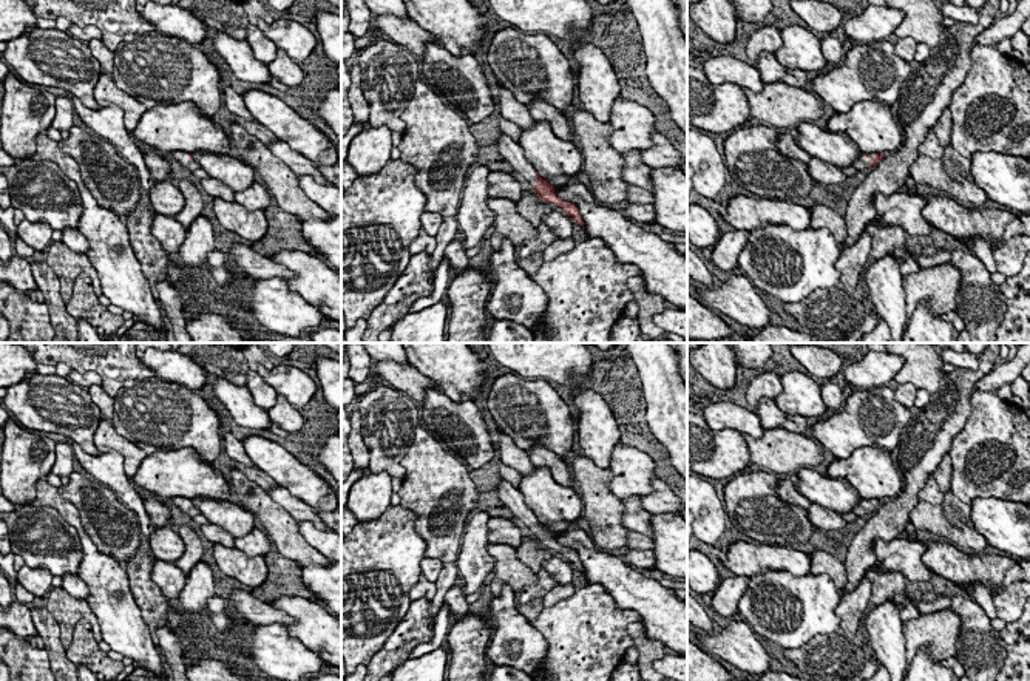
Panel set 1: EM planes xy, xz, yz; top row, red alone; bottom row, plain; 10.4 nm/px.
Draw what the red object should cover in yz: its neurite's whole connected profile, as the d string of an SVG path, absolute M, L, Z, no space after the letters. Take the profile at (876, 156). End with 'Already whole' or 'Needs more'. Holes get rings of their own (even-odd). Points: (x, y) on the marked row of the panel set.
M860 153L860 156L852 162L851 167L854 167L859 171L868 167L872 168L882 158L883 154L879 154L879 153L871 153L871 154Z. Needs more

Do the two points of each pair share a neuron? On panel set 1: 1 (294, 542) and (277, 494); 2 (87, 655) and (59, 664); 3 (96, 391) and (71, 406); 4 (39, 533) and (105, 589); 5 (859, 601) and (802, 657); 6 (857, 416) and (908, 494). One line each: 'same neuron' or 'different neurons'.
1: different neurons
2: different neurons
3: different neurons
4: different neurons
5: same neuron
6: different neurons

